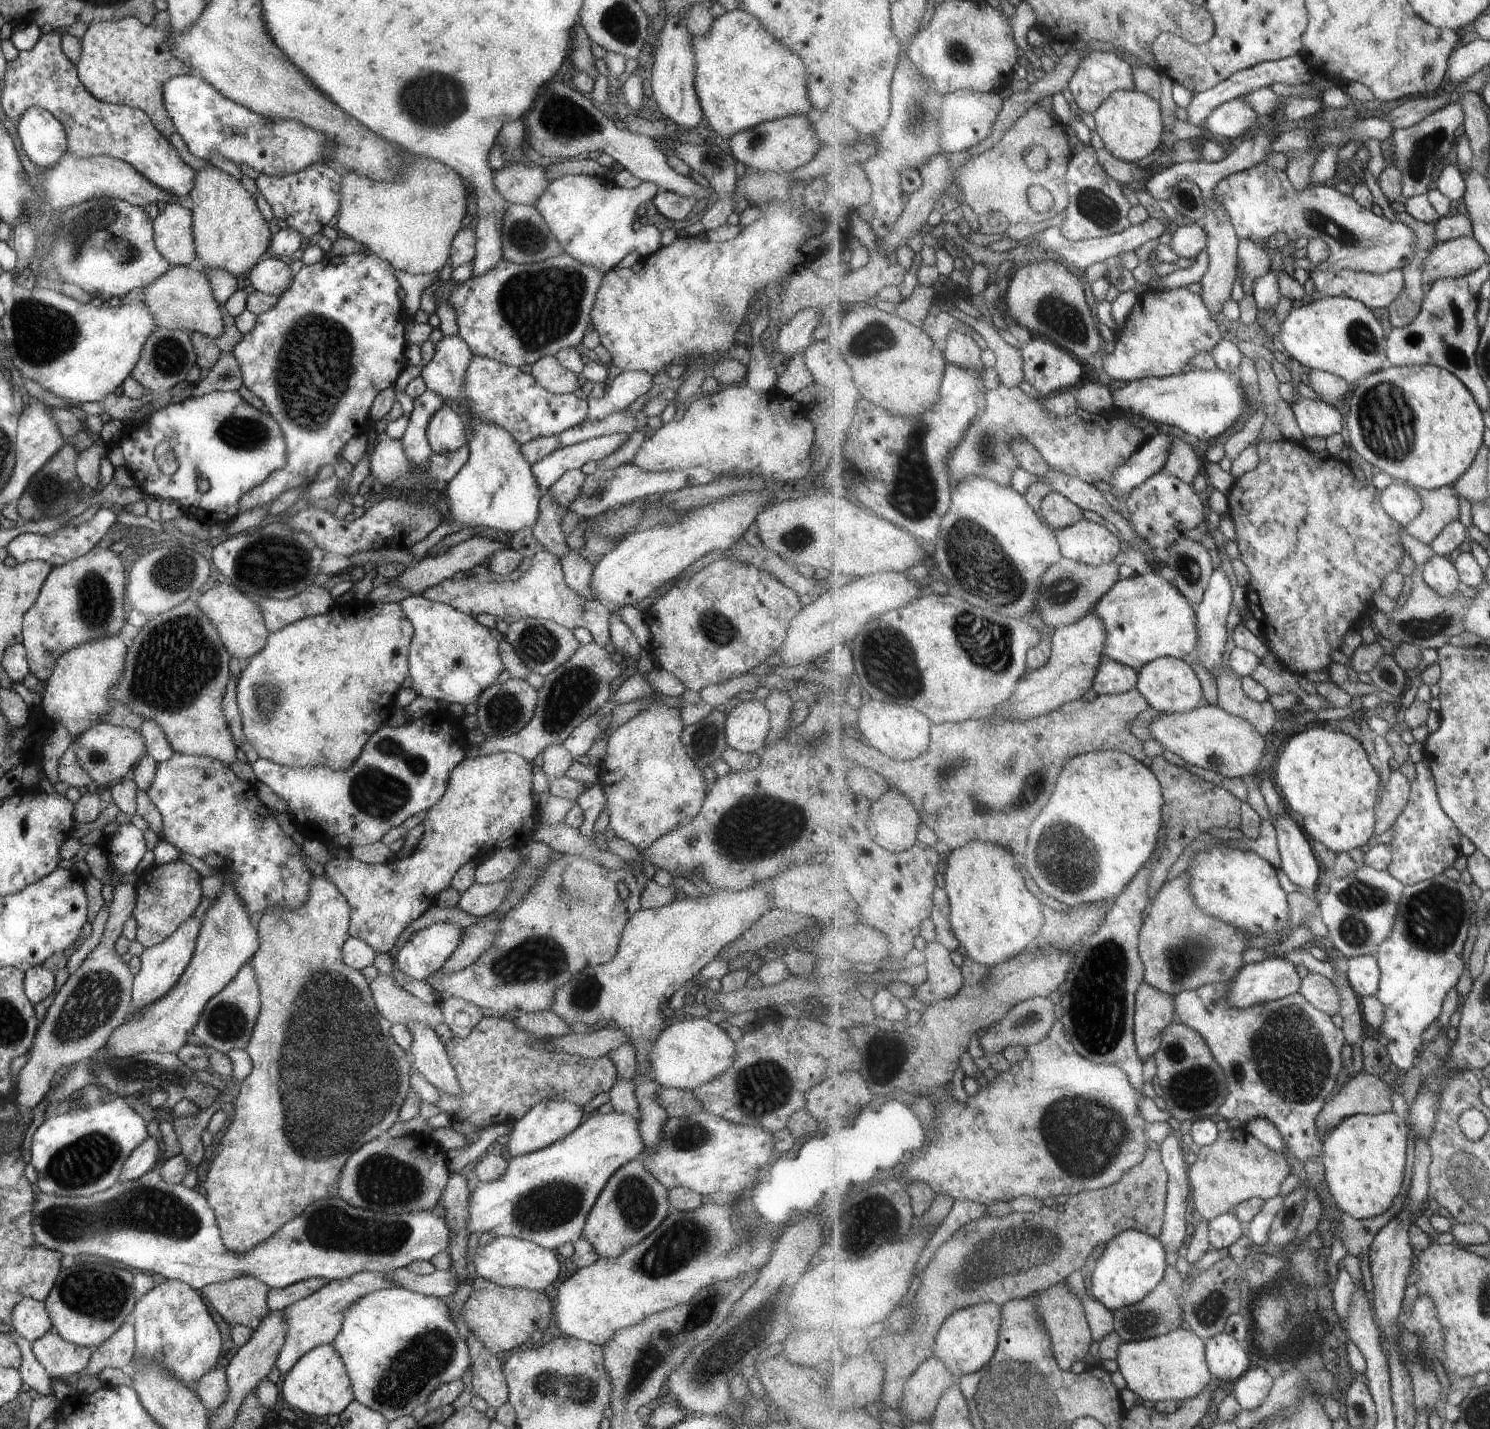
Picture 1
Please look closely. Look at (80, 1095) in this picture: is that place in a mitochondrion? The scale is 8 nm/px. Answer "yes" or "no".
no

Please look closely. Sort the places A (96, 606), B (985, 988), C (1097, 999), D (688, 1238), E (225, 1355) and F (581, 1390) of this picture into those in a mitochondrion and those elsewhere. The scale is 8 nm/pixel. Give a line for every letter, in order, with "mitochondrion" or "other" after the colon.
A: mitochondrion
B: mitochondrion
C: mitochondrion
D: mitochondrion
E: other
F: mitochondrion

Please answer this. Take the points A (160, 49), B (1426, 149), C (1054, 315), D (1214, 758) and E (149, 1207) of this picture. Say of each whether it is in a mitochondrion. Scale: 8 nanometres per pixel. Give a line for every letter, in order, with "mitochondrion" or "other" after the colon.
A: other
B: mitochondrion
C: mitochondrion
D: mitochondrion
E: mitochondrion

